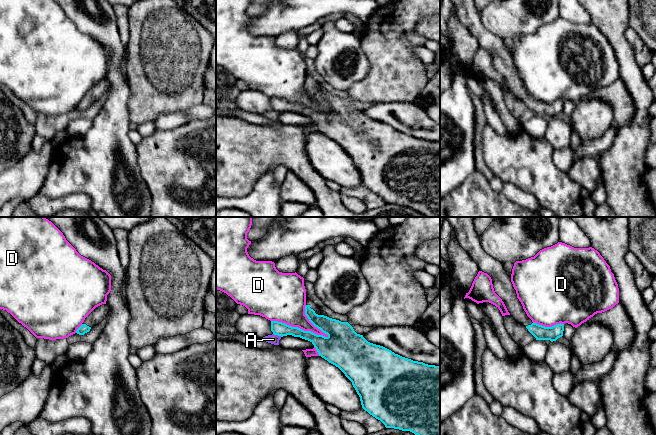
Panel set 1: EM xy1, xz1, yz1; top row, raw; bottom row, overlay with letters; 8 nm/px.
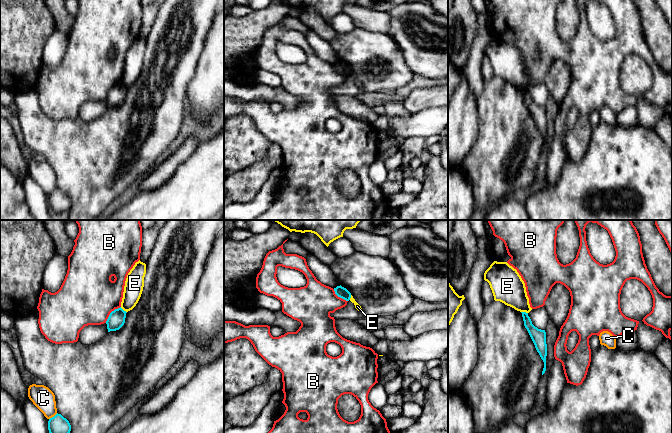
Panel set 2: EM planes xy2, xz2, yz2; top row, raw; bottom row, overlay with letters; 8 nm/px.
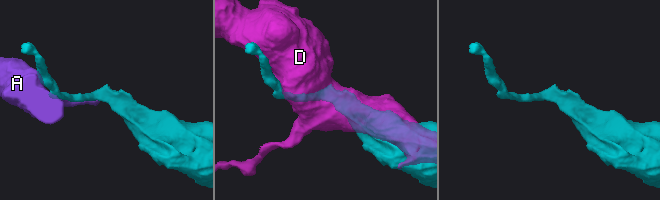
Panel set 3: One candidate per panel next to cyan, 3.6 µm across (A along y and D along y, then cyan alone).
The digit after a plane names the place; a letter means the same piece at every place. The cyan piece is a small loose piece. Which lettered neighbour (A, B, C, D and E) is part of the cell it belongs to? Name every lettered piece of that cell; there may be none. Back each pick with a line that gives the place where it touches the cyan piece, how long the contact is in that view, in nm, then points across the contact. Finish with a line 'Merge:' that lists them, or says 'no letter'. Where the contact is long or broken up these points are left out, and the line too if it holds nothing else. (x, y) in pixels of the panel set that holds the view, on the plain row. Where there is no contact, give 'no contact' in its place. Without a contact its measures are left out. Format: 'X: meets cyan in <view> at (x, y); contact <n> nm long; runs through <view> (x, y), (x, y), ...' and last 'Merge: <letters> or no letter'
Merge: no letter

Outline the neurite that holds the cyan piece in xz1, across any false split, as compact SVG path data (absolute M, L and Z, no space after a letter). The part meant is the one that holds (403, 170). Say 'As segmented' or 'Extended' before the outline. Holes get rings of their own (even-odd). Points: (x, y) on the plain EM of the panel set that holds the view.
Extended. M311 76L306 77L305 91L315 103L328 112L317 111L278 97L271 97L271 107L281 113L292 111L310 117L319 132L338 143L352 158L360 173L362 184L380 196L386 204L410 207L425 217L440 217L440 142L413 137L383 122L368 118L363 111L357 110L348 98L327 93Z

